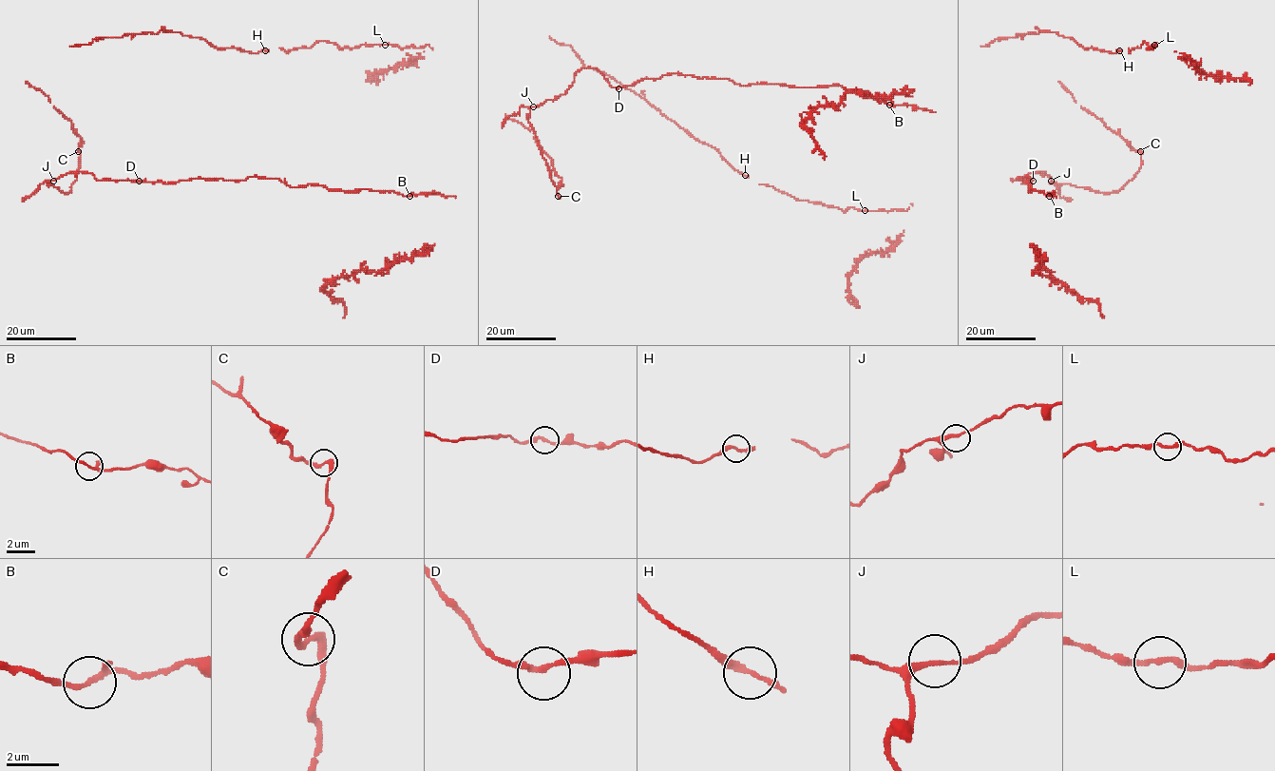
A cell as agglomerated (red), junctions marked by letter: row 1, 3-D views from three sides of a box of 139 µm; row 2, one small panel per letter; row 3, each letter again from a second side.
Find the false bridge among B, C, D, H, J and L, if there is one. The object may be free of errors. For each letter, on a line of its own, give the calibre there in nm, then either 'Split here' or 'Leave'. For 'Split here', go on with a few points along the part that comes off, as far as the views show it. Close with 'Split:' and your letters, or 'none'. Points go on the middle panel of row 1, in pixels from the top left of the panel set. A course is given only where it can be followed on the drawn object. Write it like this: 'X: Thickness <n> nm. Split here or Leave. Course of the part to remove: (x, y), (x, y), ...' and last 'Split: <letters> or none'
B: Thickness 190 nm. Leave
C: Thickness 240 nm. Leave
D: Thickness 240 nm. Leave
H: Thickness 220 nm. Leave
J: Thickness 200 nm. Leave
L: Thickness 220 nm. Leave
Split: none

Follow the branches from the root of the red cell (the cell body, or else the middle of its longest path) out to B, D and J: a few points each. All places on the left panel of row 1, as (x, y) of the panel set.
B: (79, 160), (71, 191), (47, 184), (80, 172), (96, 180), (165, 183), (260, 177), (294, 187), (409, 196)
D: (79, 160), (71, 191), (64, 193), (47, 184), (67, 173), (92, 173), (96, 180), (139, 181)
J: (79, 160), (77, 179), (71, 191), (64, 193), (47, 184), (53, 181)

